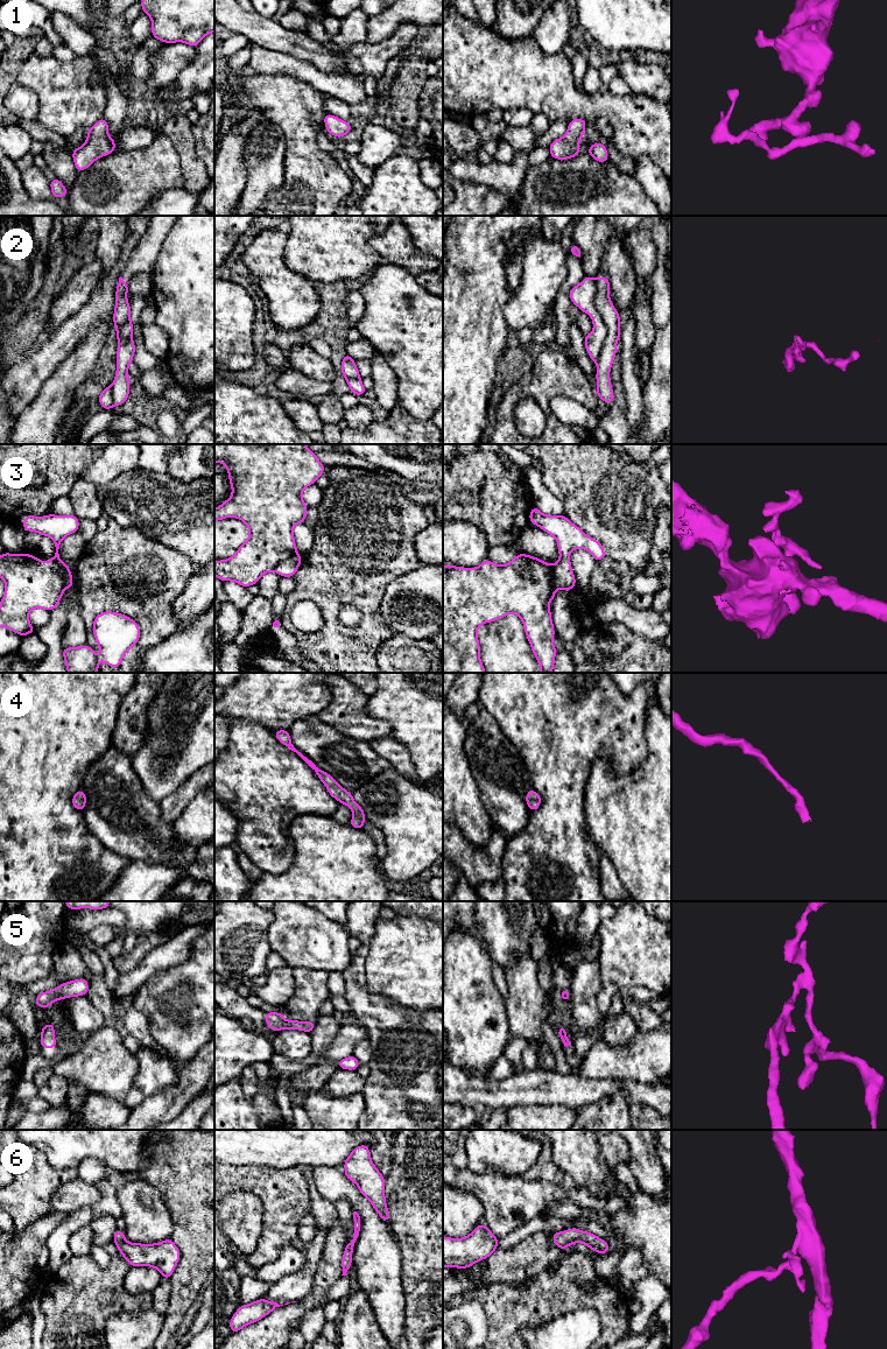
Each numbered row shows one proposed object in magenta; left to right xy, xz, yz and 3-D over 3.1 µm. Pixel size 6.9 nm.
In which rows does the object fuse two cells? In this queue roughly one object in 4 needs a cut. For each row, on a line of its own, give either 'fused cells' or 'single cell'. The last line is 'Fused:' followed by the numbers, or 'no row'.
1: single cell
2: fused cells
3: fused cells
4: single cell
5: single cell
6: single cell
Fused: 2, 3

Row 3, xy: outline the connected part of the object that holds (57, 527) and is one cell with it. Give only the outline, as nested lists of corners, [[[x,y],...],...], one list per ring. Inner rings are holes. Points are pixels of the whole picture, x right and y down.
[[[47,514],[45,517],[26,515],[23,520],[22,527],[26,532],[37,532],[42,536],[49,536],[52,539],[56,553],[49,561],[49,564],[52,570],[62,577],[64,589],[71,589],[73,584],[71,570],[69,565],[61,561],[58,549],[65,536],[78,532],[79,519],[75,514]]]

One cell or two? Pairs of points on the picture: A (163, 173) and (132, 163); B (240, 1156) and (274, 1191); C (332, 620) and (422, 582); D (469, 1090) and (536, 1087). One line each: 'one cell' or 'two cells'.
A: one cell
B: two cells
C: two cells
D: one cell

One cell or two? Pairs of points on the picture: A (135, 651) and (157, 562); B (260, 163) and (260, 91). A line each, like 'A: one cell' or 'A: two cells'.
A: one cell
B: two cells

